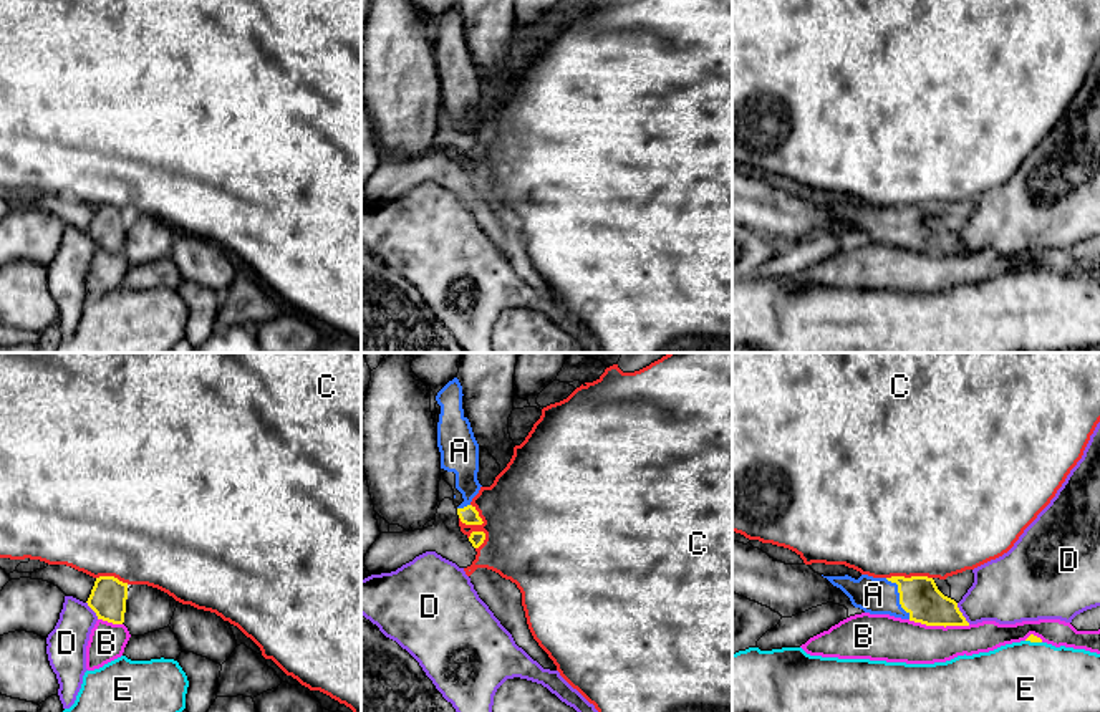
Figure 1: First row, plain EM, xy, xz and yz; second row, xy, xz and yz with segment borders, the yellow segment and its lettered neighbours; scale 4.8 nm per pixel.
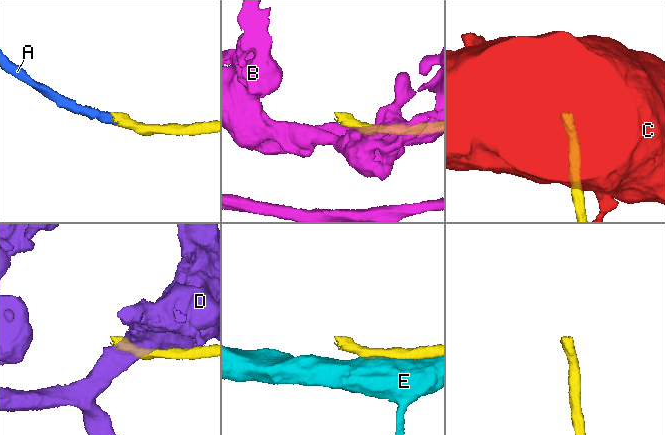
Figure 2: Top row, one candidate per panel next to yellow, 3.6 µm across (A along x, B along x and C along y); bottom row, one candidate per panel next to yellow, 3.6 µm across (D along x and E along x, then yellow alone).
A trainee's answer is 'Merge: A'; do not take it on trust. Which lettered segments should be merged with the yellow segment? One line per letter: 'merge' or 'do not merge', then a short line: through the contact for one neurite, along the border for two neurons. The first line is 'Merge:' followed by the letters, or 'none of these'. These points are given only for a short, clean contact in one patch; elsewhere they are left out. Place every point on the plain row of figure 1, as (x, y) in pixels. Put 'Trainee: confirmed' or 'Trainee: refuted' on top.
Trainee: confirmed
Merge: A
A: merge | yz (920, 226), (900, 226), (873, 224)
B: do not merge
C: do not merge | xz (471, 133), (482, 151), (481, 154)
D: do not merge
E: do not merge

